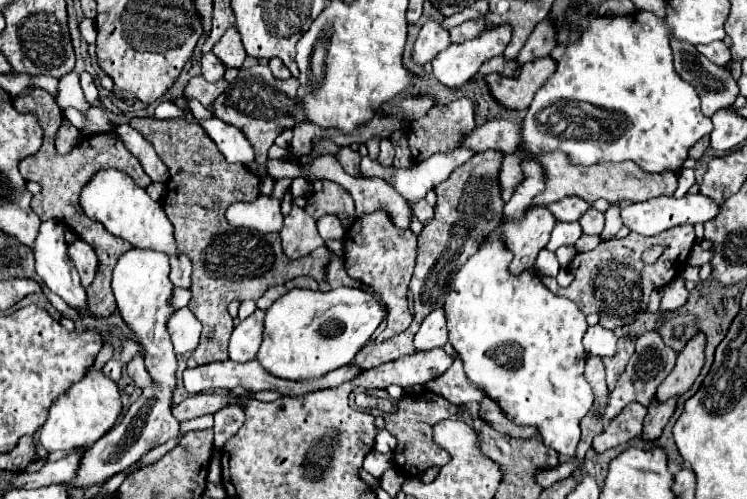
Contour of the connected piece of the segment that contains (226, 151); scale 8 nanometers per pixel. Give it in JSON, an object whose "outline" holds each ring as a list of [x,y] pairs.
{"outline":[[[217,118],[197,120],[197,124],[217,144],[217,148],[227,158],[227,162],[231,162],[231,164],[239,162],[239,164],[247,166],[247,162],[253,160],[253,150],[247,144],[247,140],[239,128],[223,124],[223,120],[217,120]]]}

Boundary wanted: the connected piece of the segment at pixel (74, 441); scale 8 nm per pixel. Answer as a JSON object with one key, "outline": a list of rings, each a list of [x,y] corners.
{"outline":[[[91,370],[75,382],[69,390],[65,390],[49,410],[49,418],[41,428],[41,444],[47,452],[55,450],[75,450],[81,446],[89,446],[97,442],[105,432],[109,432],[121,414],[121,396],[117,384],[107,378],[101,370]]]}

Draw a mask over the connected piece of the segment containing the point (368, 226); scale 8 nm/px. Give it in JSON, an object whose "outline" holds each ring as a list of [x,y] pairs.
{"outline":[[[373,212],[363,218],[357,218],[353,226],[345,234],[345,270],[351,278],[357,278],[369,284],[379,296],[381,302],[389,310],[385,330],[375,338],[375,342],[383,342],[399,332],[403,332],[411,324],[411,312],[407,308],[407,286],[415,268],[417,254],[417,236],[411,230],[397,230],[391,218],[383,212]]]}

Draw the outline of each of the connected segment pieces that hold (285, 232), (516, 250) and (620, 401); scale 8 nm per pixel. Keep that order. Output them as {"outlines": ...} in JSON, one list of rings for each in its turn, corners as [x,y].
{"outlines":[[[[291,202],[291,204],[293,204],[293,208],[285,216],[285,226],[281,230],[281,238],[283,238],[283,252],[287,254],[287,258],[293,260],[293,258],[307,256],[315,248],[323,246],[323,238],[317,232],[315,220],[305,210],[297,208],[295,202]]],[[[545,206],[531,208],[523,218],[515,222],[507,222],[507,218],[501,222],[497,236],[513,252],[509,266],[511,274],[521,274],[533,268],[539,250],[543,250],[549,242],[553,226],[555,218]]],[[[655,330],[645,332],[643,336],[639,336],[635,340],[635,354],[629,358],[629,364],[627,364],[625,372],[619,376],[619,380],[615,384],[615,390],[609,394],[609,404],[607,404],[605,414],[603,414],[605,420],[613,420],[631,402],[639,402],[643,406],[649,406],[651,400],[655,398],[657,386],[669,376],[669,370],[673,370],[675,358],[677,358],[677,354],[669,346],[663,344],[661,336]]]]}

